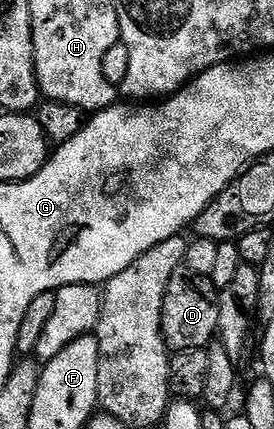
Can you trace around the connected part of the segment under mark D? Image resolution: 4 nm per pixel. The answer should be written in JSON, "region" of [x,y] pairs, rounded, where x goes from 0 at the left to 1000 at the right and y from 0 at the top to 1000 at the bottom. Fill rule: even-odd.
{"region":[[[679,622],[631,632],[631,650],[617,650],[617,669],[602,678],[588,762],[595,797],[628,825],[752,814],[774,802],[799,774],[799,688],[770,648],[719,641],[719,632]]]}

